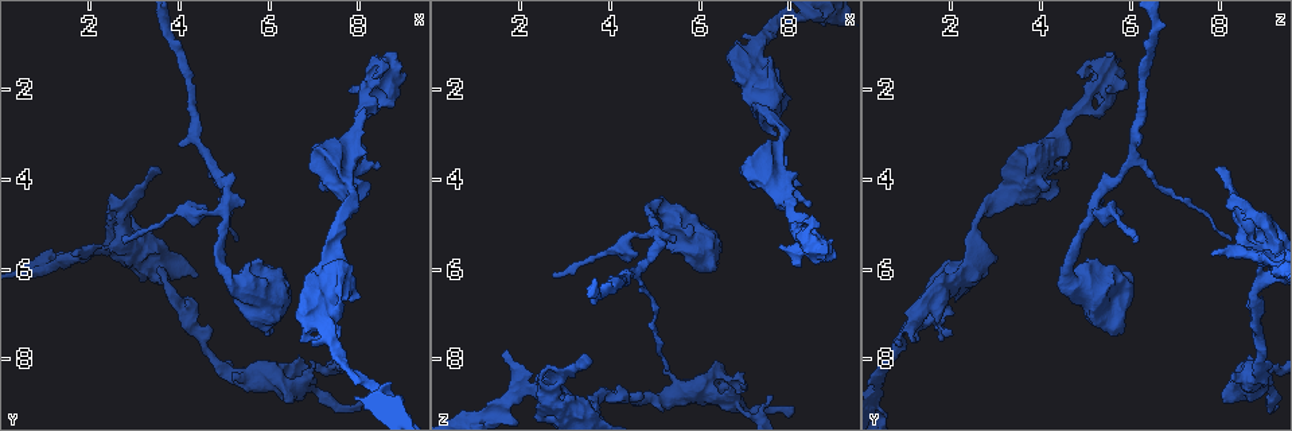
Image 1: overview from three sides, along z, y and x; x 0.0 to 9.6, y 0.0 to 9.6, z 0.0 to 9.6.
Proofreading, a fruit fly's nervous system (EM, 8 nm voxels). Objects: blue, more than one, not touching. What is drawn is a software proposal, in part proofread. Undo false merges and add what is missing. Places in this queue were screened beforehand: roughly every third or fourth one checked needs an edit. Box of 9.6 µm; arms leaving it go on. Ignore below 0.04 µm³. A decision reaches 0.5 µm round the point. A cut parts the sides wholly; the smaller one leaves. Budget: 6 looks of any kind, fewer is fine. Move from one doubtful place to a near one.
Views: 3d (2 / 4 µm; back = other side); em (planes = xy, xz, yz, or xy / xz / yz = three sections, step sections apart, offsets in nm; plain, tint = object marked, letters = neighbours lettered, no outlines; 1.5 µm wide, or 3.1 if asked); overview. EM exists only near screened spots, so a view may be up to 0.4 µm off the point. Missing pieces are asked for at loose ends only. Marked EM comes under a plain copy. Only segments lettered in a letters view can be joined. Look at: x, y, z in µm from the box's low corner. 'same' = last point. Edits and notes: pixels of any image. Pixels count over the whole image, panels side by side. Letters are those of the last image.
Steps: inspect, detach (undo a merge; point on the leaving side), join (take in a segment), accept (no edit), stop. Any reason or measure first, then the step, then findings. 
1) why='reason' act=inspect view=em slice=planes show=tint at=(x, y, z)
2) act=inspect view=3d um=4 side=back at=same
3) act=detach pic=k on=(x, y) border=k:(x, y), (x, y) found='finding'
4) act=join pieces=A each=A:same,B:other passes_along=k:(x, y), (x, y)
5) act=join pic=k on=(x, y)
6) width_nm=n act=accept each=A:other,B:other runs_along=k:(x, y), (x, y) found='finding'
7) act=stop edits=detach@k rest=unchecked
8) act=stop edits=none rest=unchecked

why='tapers out' act=inspect view=3d um=2 at=(1.65, 5.75, 7.85)

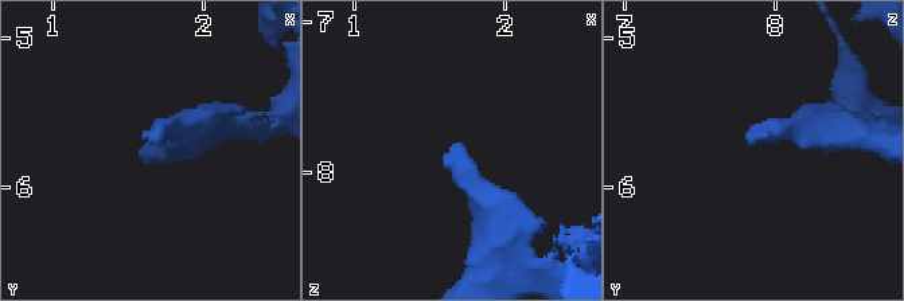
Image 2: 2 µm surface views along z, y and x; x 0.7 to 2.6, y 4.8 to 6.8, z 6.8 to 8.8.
why='now the EM' act=inspect view=em slice=xz step=8 show=letters at=(1.66, 5.68, 7.78)

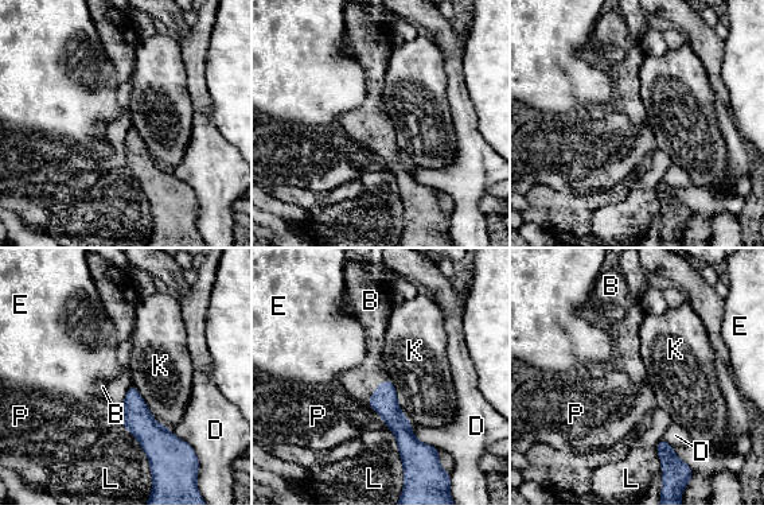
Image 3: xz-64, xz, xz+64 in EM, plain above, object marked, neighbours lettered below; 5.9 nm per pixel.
longest_contact=K:340nm act=join pieces=B each=B:same,D:other,E:other,K:other,L:other,P:other passes_along=3:(384, 400), (377, 389), (361, 383) found='it goes on there'

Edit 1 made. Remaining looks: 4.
act=inspect view=overview

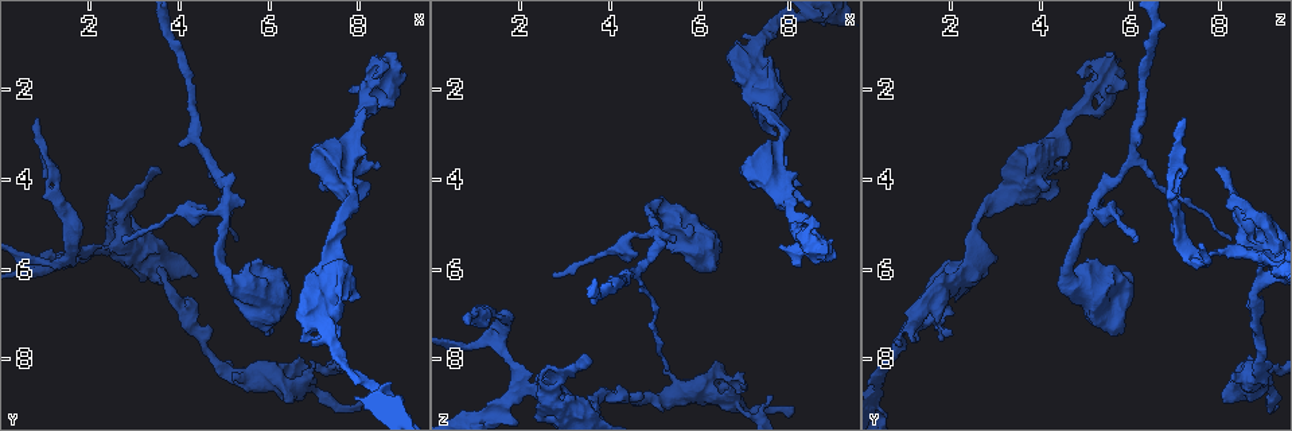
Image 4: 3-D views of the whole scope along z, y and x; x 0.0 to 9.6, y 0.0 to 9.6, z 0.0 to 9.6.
why='free end' act=inspect view=em slice=planes show=letters at=(8.20, 4.30, 4.40)

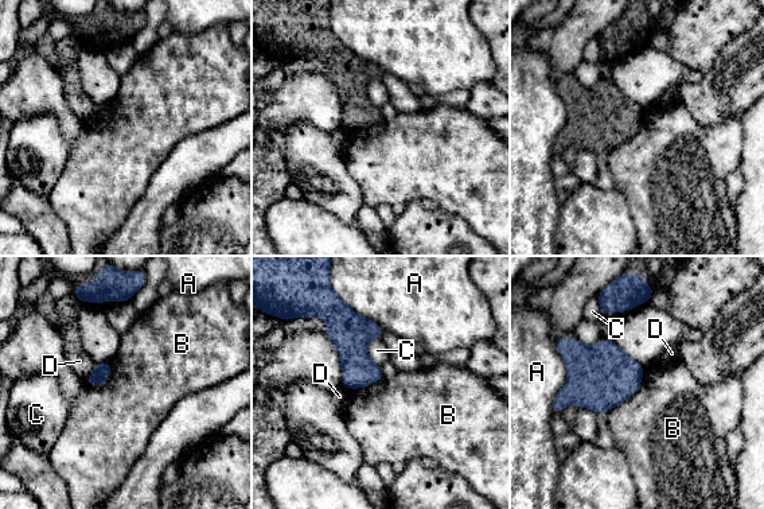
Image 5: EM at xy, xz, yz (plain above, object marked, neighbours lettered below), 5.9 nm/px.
longest_contact=A:380nm act=accept each=A:other,B:other,C:other,D:other border=5:(644, 370), (639, 387), (609, 410) found='none of them fits'

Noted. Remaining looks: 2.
why='long arm stops here' act=inspect view=em slice=yz step=8 show=tint at=(2.65, 5.35, 6.20)

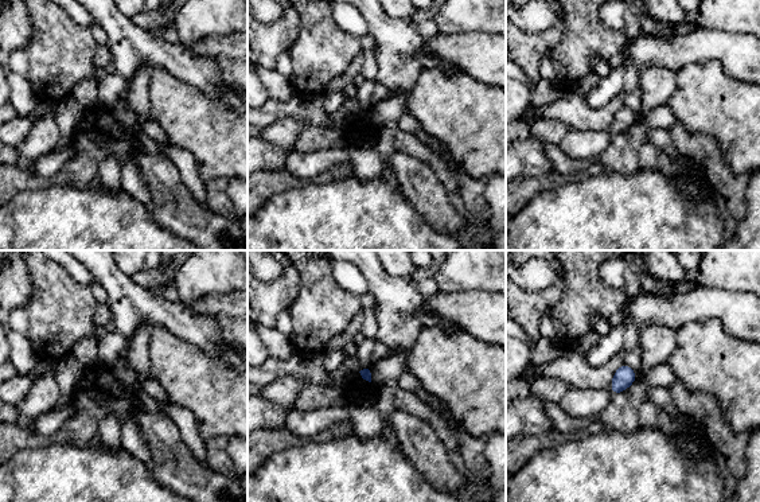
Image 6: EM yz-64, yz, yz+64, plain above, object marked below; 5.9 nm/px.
act=inspect view=em slice=planes show=letters at=same

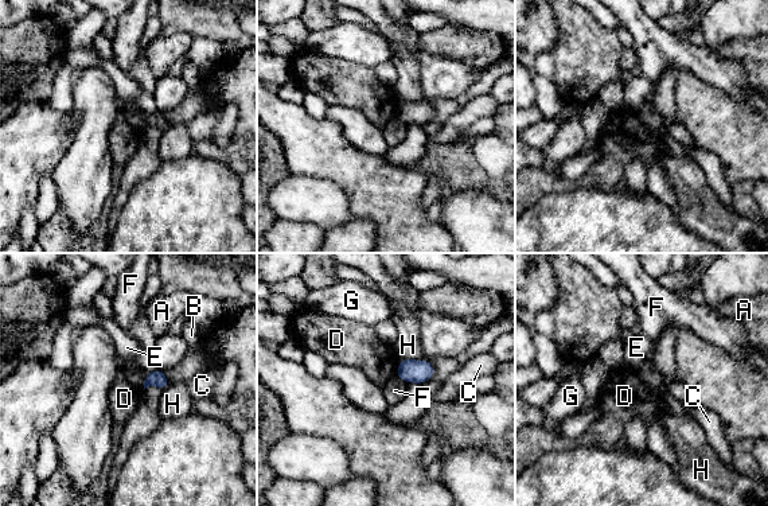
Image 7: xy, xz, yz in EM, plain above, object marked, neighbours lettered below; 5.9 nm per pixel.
longest_contact=H:240nm act=accept each=A:other,B:other,C:other,D:other,E:other,F:other,G:other,H:other found='none of them fits'

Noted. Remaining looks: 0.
act=stop edits=join@3 rest=unchecked

